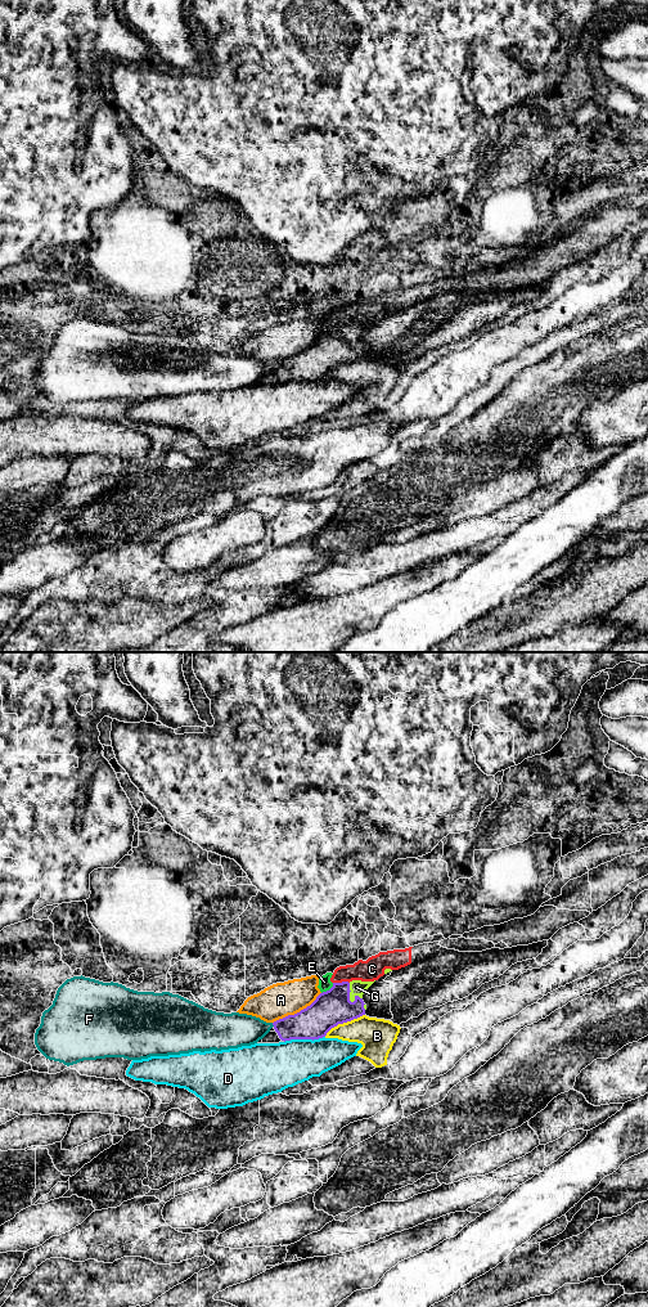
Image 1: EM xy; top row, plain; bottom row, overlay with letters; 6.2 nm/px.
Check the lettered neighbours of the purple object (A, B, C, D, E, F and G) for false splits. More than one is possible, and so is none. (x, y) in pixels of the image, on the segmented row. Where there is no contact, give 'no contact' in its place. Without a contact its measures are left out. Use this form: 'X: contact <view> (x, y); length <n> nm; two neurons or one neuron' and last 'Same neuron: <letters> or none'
A: contact xy (297, 1013); length 360 nm; two neurons
B: contact xy (343, 1022); length 300 nm; two neurons
C: contact xy (342, 982); length 100 nm; two neurons
D: contact xy (304, 1038); length 260 nm; two neurons
E: contact xy (329, 989); length 100 nm; two neurons
F: contact xy (273, 1024); length 30 nm; two neurons
G: contact xy (349, 998); length 130 nm; one neuron
Same neuron: G

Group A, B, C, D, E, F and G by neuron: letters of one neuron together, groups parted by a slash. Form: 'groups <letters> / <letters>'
groups A / B / C E / D / F / G

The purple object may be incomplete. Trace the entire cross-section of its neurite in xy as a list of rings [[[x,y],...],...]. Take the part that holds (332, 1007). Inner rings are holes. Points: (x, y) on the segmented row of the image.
[[[342,982],[320,993],[316,1000],[294,1015],[273,1023],[282,1041],[319,1039],[337,1027],[365,1015],[364,992],[374,982]]]

